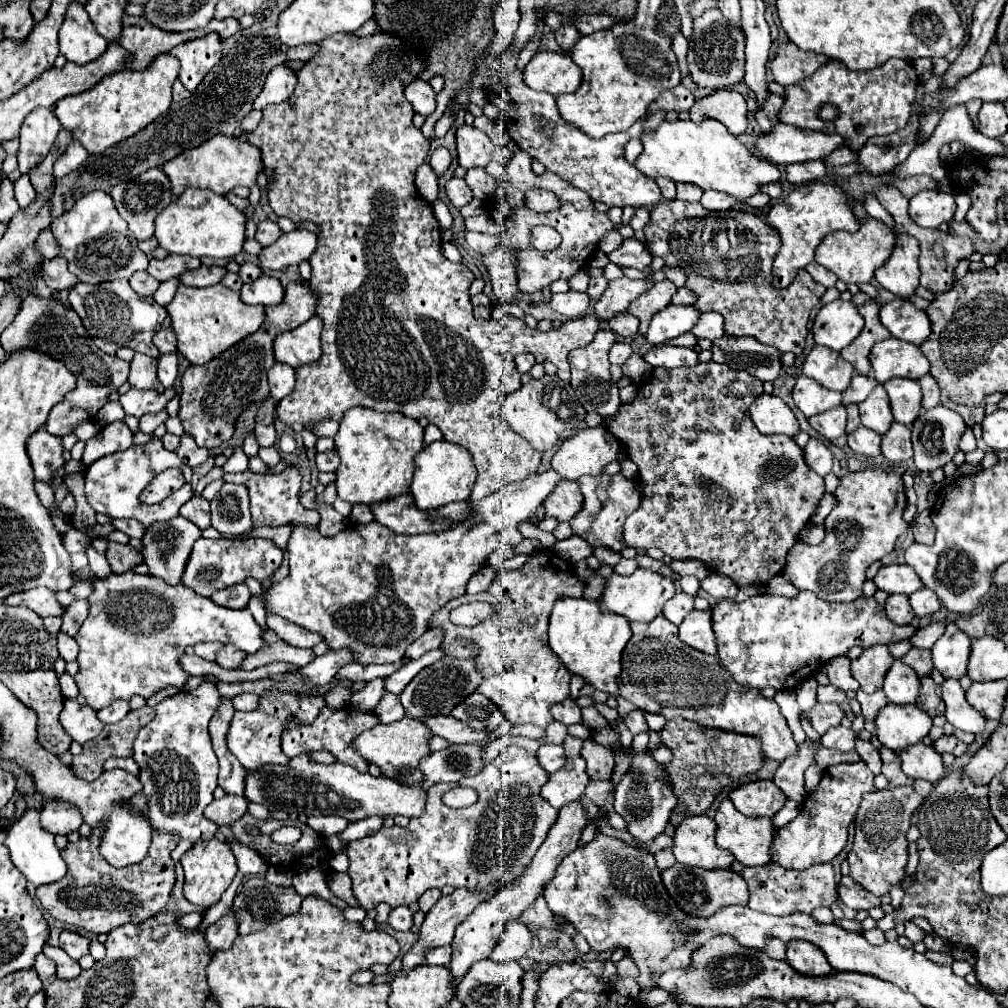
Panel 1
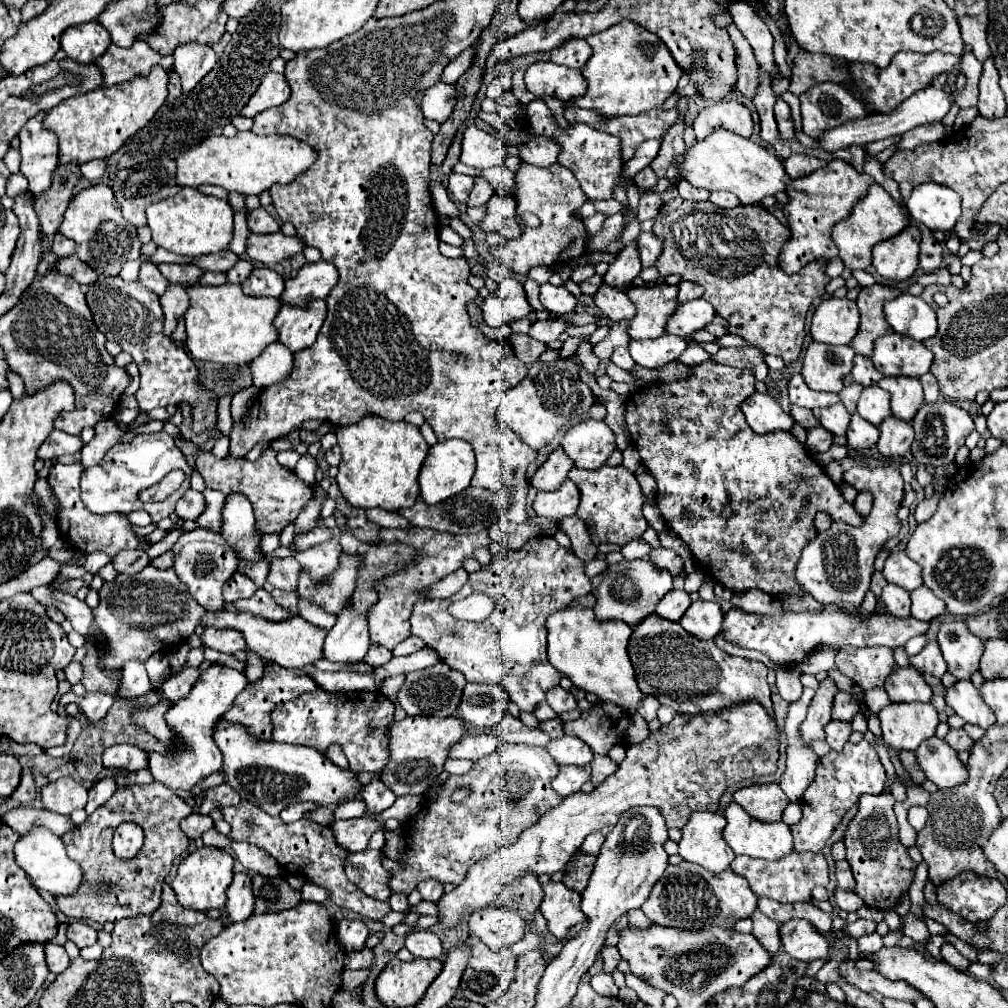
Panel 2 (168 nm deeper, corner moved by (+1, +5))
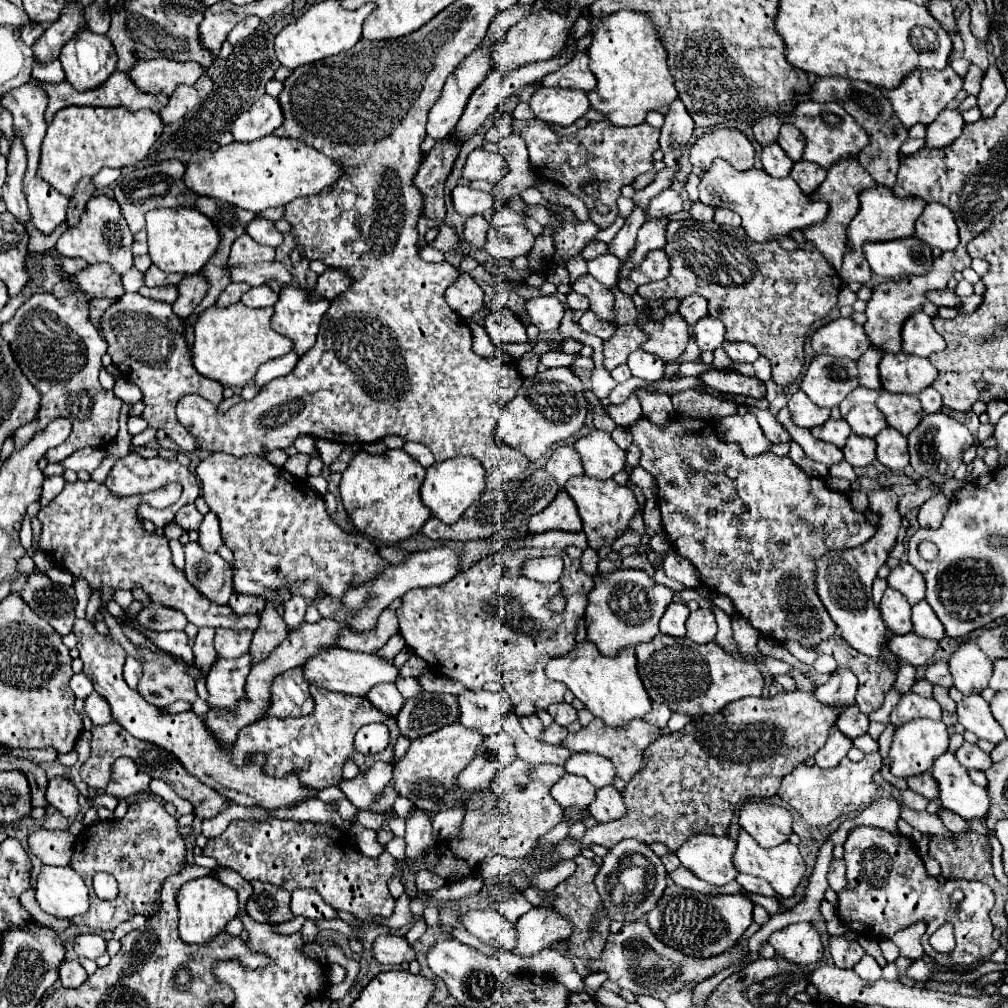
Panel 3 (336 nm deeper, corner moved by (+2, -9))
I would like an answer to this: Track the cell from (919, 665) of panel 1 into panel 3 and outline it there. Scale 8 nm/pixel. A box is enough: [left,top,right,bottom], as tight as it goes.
[925,662,953,686]

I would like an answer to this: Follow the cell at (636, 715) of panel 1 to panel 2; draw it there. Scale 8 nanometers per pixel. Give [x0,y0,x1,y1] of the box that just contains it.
[636,696,660,722]

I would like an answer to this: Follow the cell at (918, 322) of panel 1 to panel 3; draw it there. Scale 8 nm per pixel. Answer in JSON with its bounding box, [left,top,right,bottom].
[901,312,945,356]

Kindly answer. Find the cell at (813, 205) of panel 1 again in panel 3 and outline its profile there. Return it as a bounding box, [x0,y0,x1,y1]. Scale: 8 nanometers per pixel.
[803,156,875,270]

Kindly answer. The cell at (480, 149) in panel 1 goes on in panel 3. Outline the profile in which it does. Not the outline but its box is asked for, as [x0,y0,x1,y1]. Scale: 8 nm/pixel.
[463,150,509,184]

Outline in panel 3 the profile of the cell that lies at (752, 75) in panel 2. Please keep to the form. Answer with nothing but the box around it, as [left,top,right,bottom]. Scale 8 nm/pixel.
[753,116,781,146]

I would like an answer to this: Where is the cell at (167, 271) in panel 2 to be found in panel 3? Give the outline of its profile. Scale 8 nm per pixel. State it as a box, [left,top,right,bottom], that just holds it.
[145,266,183,288]

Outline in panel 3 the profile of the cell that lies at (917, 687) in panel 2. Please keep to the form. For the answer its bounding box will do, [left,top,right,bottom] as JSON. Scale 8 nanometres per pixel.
[891,692,941,728]

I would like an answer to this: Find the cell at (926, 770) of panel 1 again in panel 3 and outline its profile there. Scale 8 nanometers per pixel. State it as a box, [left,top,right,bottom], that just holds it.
[931,752,989,820]

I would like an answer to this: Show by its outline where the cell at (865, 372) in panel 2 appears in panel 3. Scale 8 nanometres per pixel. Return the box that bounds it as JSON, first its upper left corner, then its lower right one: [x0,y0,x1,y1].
[857,348,881,390]

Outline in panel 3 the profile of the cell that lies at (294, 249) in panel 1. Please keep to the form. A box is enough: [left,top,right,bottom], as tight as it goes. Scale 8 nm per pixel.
[229,234,275,266]

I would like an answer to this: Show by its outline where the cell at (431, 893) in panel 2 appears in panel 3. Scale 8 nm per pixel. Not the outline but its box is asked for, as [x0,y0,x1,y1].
[417,870,445,892]

